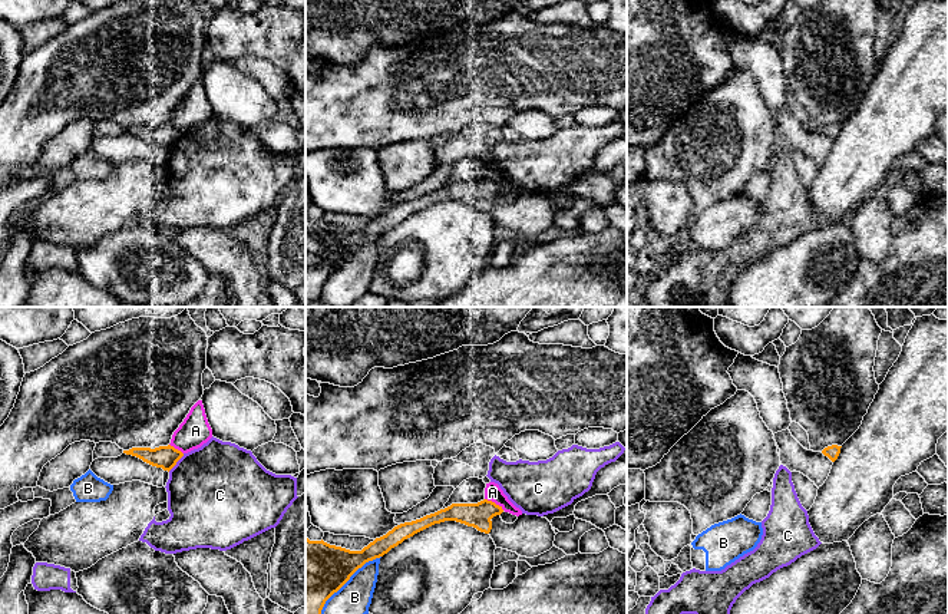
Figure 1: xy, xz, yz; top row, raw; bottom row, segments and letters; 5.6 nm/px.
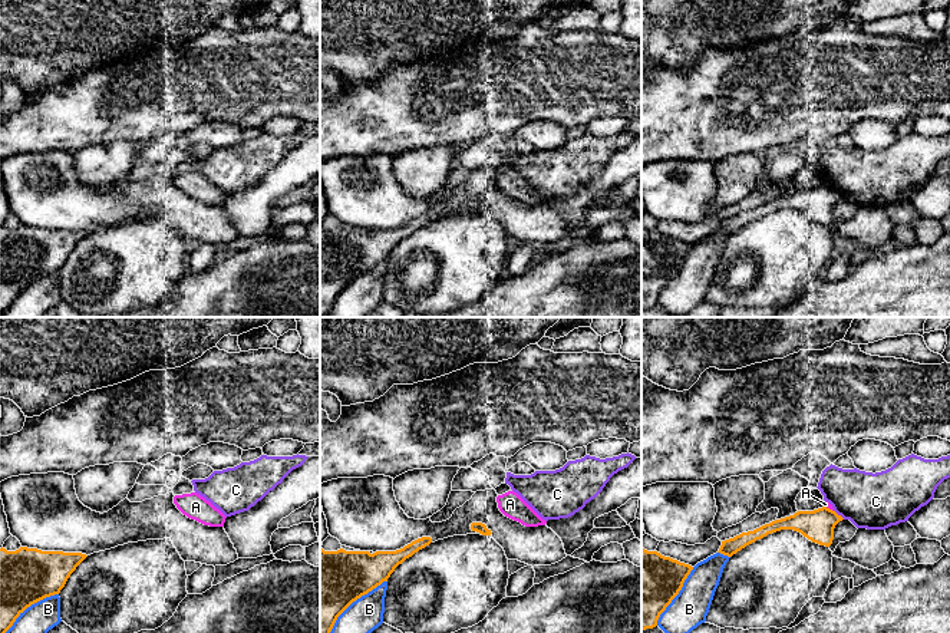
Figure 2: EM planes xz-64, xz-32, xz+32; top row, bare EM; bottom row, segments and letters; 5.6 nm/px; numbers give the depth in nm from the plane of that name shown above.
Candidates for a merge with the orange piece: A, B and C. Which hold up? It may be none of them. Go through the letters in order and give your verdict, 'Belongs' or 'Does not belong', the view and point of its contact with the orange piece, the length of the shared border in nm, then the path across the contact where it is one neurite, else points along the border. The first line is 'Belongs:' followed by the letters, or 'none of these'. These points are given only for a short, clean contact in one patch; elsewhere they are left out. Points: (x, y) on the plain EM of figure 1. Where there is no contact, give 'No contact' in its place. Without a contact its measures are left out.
Belongs: none of these
A: Does not belong. Touches orange at xz (494, 181). Shared border 130 nm
B: Does not belong. Touches orange at xz (343, 263). Shared border 500 nm
C: Does not belong. Touches orange at xy (177, 139). Shared border 140 nm

